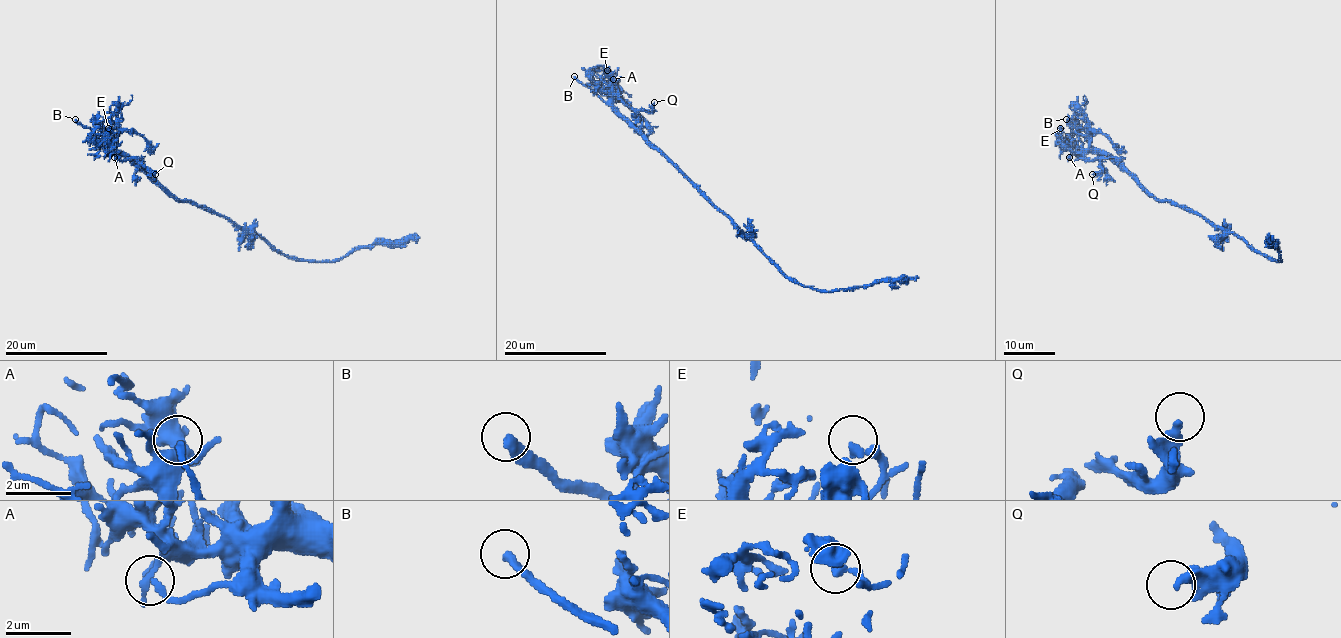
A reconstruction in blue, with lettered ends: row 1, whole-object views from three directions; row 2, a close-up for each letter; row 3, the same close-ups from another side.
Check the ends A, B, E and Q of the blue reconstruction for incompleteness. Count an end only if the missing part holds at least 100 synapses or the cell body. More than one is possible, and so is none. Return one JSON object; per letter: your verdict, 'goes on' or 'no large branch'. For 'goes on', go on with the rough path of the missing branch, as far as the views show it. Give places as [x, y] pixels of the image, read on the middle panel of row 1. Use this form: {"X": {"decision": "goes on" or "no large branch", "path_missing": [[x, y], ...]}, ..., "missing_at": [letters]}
{"A": {"decision": "no large branch"}, "B": {"decision": "goes on"}, "E": {"decision": "no large branch"}, "Q": {"decision": "no large branch"}, "missing_at": ["B"]}

